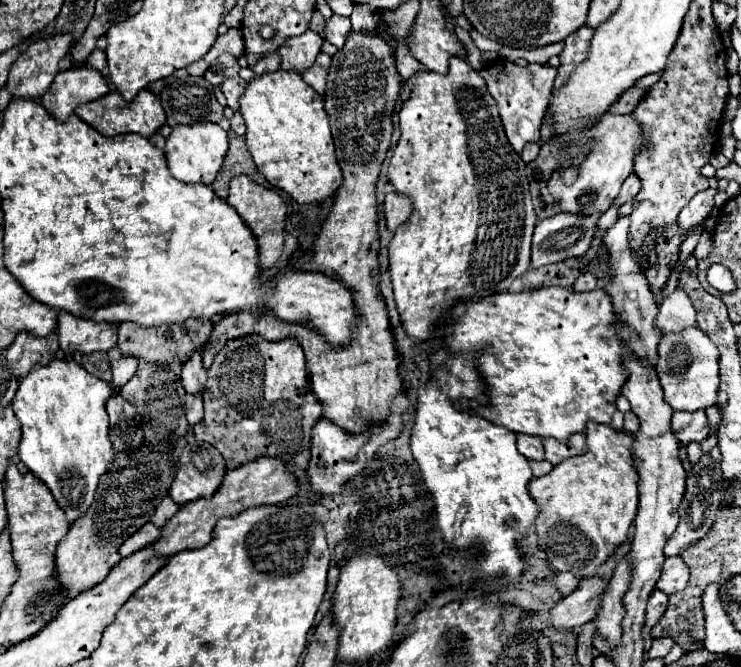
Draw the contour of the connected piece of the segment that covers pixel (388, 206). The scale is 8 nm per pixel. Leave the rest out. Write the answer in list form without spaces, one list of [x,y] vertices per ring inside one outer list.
[[[388,192],[384,202],[384,212],[388,220],[388,230],[394,232],[400,224],[404,224],[414,210],[414,204],[408,196],[402,196],[398,192]]]

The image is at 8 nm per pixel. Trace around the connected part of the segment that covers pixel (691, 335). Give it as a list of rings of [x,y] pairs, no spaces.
[[[698,326],[684,328],[682,332],[670,332],[660,340],[660,384],[664,388],[664,398],[672,406],[672,410],[704,410],[716,404],[716,392],[720,384],[718,376],[718,360],[720,352],[710,342],[708,334]]]

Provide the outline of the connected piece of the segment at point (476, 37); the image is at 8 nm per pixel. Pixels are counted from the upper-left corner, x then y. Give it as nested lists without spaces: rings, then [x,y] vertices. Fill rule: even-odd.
[[[472,29],[469,32],[472,40],[474,41],[475,45],[481,50],[481,51],[495,51],[498,52],[502,45],[499,42],[496,42],[496,40],[490,40],[489,38],[486,38],[482,36],[479,32],[477,32],[475,29]]]

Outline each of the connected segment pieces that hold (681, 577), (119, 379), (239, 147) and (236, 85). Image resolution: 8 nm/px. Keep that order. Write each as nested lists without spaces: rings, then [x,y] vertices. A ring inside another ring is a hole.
[[[680,556],[666,558],[664,568],[662,568],[662,576],[660,576],[656,588],[670,596],[670,594],[684,590],[684,586],[688,584],[688,578],[690,578],[690,570]]]
[[[114,346],[110,352],[110,366],[112,366],[112,374],[114,374],[114,382],[112,386],[124,386],[134,374],[136,374],[136,366],[138,366],[138,360],[132,358],[132,356],[124,356],[124,352]]]
[[[234,136],[230,138],[230,150],[228,150],[228,156],[224,160],[224,168],[218,172],[218,180],[212,184],[212,190],[222,198],[226,200],[228,198],[228,184],[234,176],[240,176],[240,174],[246,174],[250,176],[254,182],[258,184],[264,184],[268,186],[268,182],[264,180],[264,176],[258,172],[248,148],[246,148],[246,140],[240,138],[240,136]]]
[[[240,76],[228,78],[228,80],[220,86],[220,90],[222,90],[222,94],[226,96],[228,106],[230,106],[232,110],[238,110],[238,108],[240,108],[240,106],[238,106],[238,98],[240,98],[240,94],[244,92],[244,88],[246,88],[246,82],[244,82]]]

